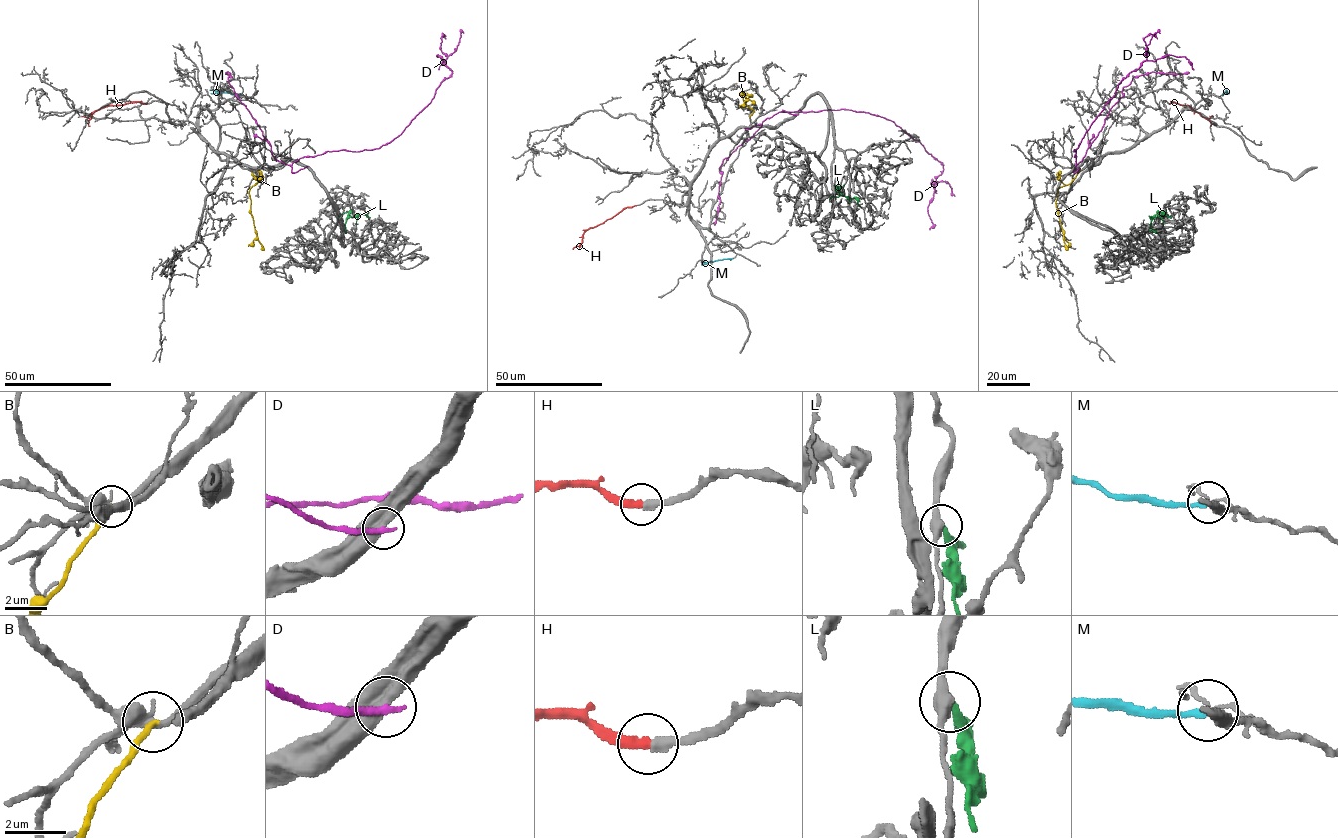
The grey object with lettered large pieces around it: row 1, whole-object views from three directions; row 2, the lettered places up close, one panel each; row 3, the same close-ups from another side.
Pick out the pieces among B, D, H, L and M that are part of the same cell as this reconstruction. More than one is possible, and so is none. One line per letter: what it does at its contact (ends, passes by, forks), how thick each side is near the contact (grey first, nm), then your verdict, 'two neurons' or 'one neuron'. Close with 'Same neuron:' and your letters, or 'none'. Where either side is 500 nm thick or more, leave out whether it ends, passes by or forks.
B: it ends | 320/220 nm | two neurons
D: 600/240 nm | two neurons
H: it ends | 240/280 nm | one neuron
L: it ends | 400/280 nm | one neuron
M: it ends | 120/220 nm | two neurons
Same neuron: H, L

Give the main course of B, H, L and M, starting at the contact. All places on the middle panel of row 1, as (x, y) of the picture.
B: (750, 116), (753, 111), (739, 93), (741, 91), (754, 103)
H: (636, 205), (624, 207), (589, 228), (580, 245), (572, 248)
L: (835, 185), (843, 196), (854, 197), (861, 207)
M: (732, 258), (700, 261)

